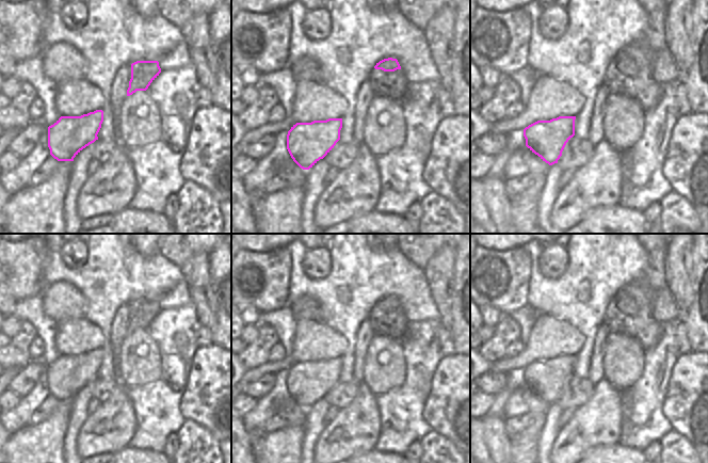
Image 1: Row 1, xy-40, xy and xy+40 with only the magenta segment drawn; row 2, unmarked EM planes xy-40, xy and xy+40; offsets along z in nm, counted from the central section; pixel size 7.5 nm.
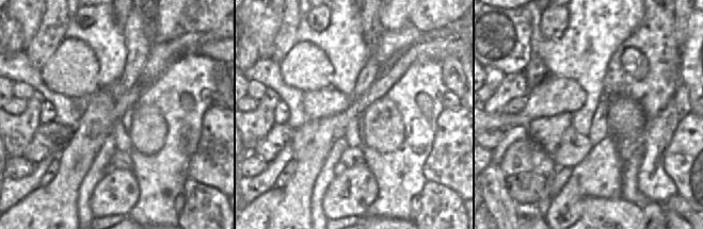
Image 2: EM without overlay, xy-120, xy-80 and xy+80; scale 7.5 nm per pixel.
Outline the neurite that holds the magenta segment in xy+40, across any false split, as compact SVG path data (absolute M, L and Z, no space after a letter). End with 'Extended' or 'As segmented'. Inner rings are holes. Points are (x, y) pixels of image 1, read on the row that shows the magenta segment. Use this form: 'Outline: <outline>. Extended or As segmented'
Outline: M576 116L537 121L524 129L526 146L543 161L558 163L566 143L575 135Z. As segmented

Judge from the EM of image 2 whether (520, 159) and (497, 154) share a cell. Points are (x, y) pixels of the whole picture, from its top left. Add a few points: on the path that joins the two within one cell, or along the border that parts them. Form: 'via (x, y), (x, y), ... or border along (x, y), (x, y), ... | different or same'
border along (522, 140), (515, 141), (506, 150), (499, 162) | different

